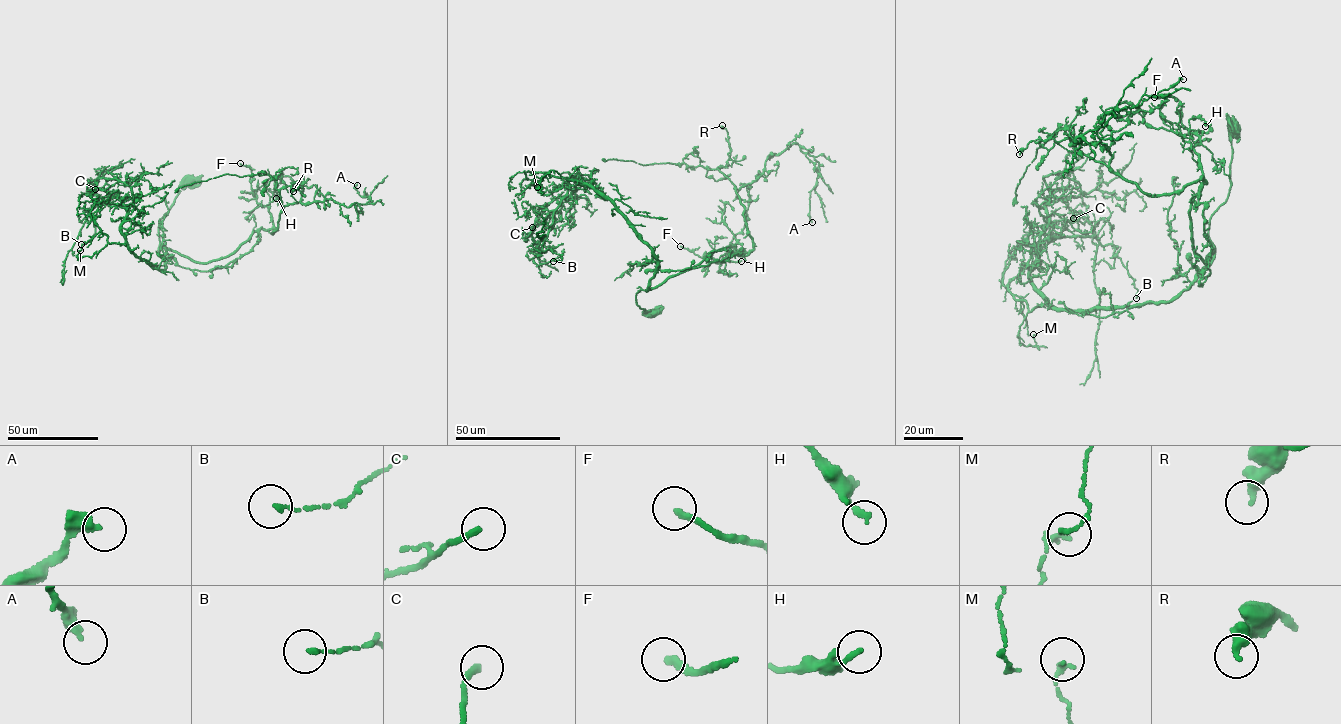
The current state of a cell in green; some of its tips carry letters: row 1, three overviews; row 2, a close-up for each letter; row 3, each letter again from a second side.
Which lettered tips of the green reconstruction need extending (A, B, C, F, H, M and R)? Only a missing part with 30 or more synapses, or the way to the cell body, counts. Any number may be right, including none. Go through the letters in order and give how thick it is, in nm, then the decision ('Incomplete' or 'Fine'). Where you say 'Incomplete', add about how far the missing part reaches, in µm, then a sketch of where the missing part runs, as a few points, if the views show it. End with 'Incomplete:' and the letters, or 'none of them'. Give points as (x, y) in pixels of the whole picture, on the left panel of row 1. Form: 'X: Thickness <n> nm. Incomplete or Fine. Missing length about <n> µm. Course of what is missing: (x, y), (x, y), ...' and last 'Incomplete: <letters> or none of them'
A: Thickness 360 nm. Fine
B: Thickness 140 nm. Fine
C: Thickness 200 nm. Fine
F: Thickness 240 nm. Incomplete. Missing length about 50 µm. Course of what is missing: (240, 163), (197, 150), (184, 157)
H: Thickness 180 nm. Fine
M: Thickness 160 nm. Fine
R: Thickness 320 nm. Fine
Incomplete: F

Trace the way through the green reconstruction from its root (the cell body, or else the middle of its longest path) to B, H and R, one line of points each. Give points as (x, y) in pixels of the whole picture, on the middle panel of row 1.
B: (651, 312), (636, 296), (649, 288), (653, 251), (610, 200), (568, 179), (542, 244), (562, 257), (553, 261)
H: (651, 312), (637, 303), (642, 289), (727, 247), (739, 256), (750, 252), (722, 256), (741, 261)
R: (651, 312), (637, 306), (641, 289), (727, 247), (753, 249), (718, 168), (731, 149), (722, 125)

